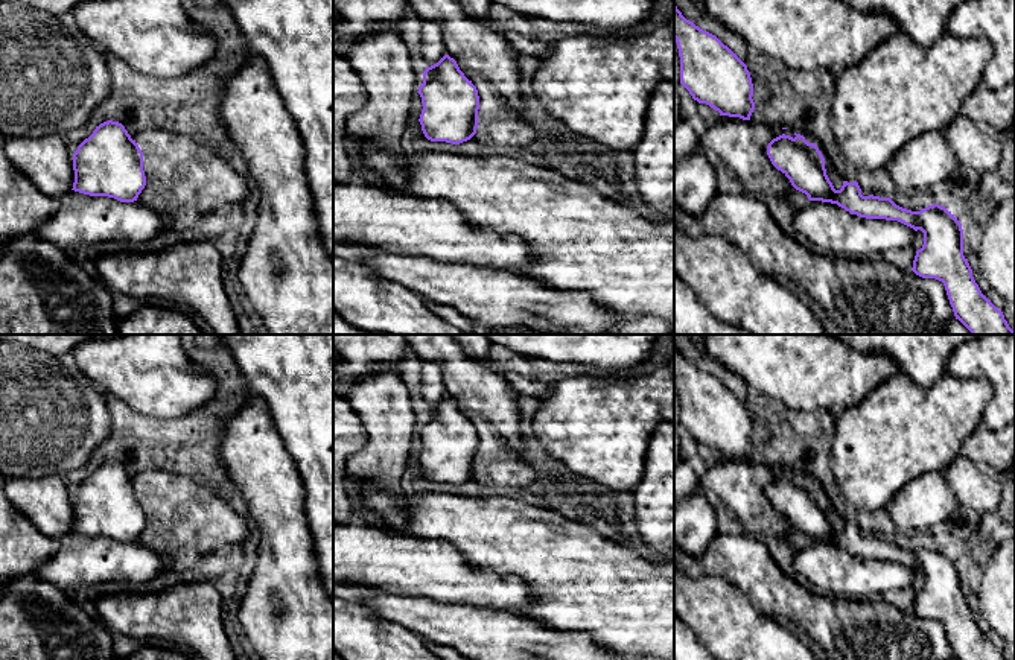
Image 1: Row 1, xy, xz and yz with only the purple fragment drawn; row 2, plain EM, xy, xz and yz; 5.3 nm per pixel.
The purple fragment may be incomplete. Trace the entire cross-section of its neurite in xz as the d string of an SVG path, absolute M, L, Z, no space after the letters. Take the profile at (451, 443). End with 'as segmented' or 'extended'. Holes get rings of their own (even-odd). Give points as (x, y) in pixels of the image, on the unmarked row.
M444 395L426 408L417 433L423 444L418 462L428 481L460 485L476 474L478 430L453 398Z | as segmented

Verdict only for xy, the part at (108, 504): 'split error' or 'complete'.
complete

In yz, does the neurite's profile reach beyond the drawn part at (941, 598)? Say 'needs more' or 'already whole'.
already whole

